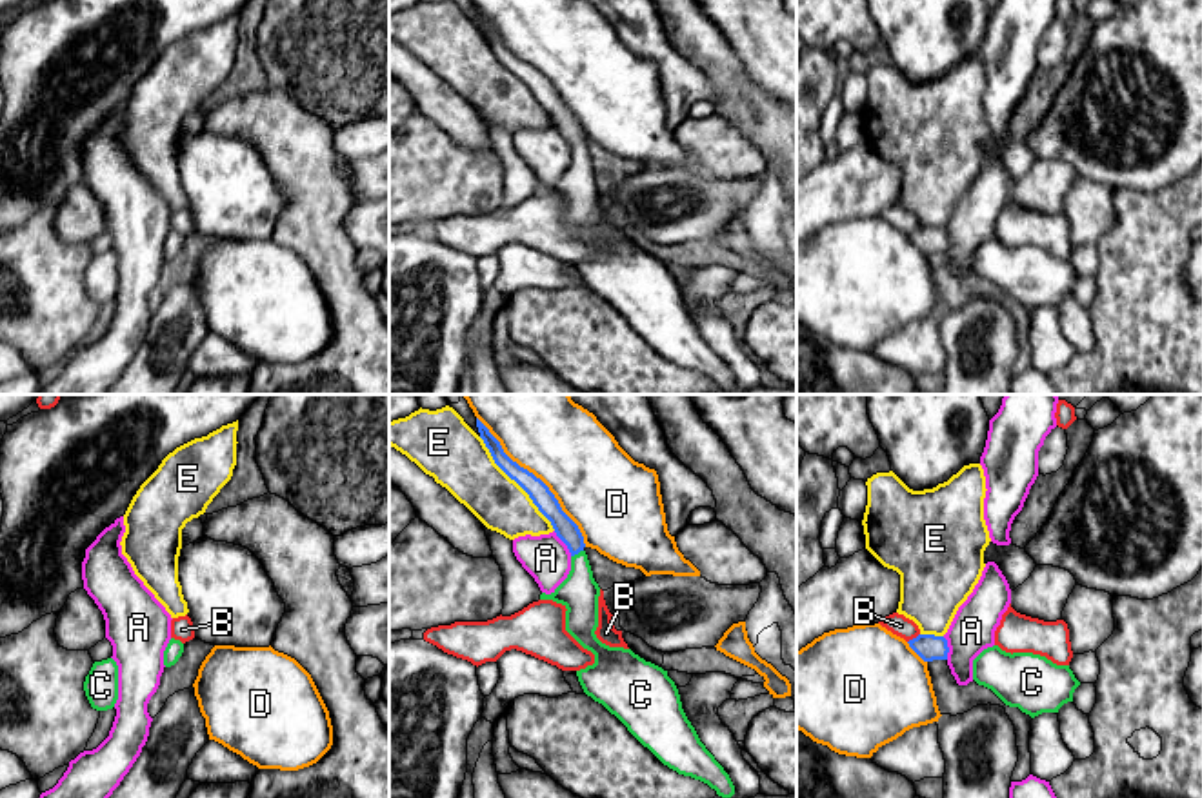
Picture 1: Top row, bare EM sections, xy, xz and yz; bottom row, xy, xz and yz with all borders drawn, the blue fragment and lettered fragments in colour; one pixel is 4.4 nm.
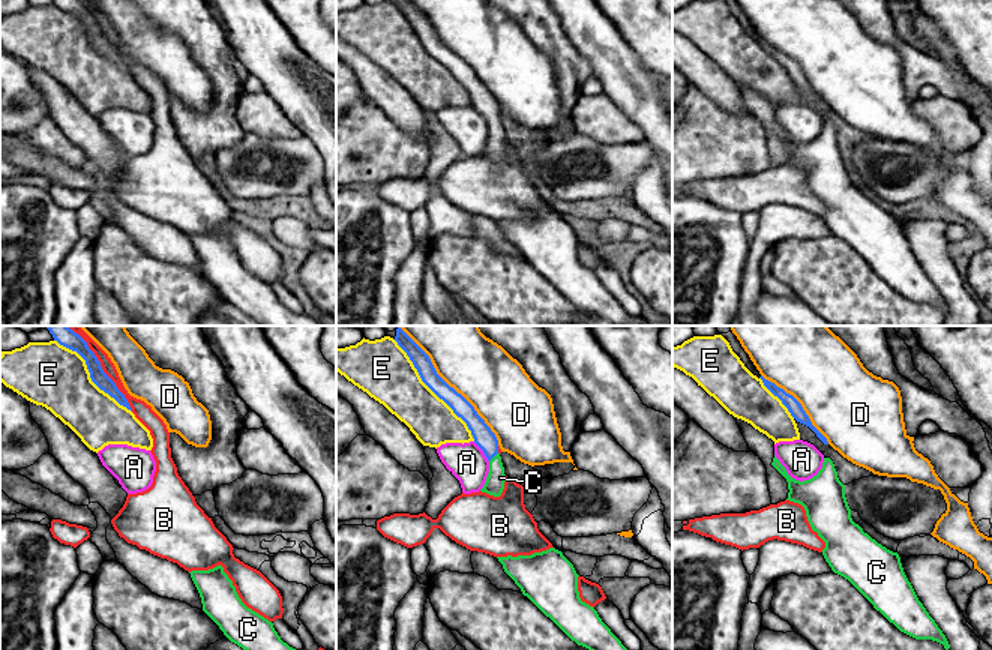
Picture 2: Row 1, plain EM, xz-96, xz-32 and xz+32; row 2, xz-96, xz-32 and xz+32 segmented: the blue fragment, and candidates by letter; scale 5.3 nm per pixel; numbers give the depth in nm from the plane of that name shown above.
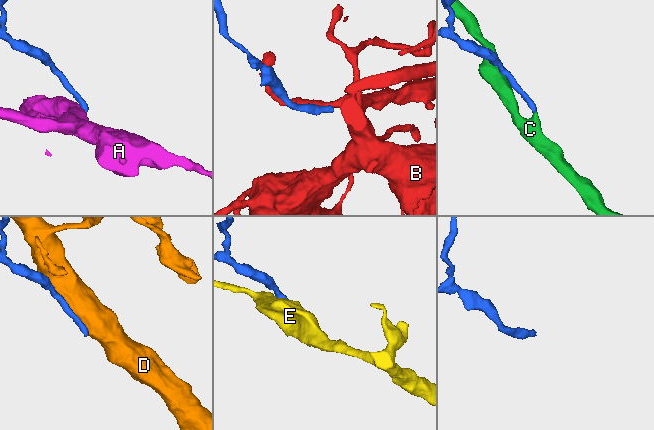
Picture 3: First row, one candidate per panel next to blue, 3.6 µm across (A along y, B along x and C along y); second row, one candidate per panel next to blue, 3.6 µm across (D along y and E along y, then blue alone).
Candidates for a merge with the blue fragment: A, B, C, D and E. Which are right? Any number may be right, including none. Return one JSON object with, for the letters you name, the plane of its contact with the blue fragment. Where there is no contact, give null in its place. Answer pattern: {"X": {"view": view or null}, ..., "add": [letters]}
{"C": {"view": "xz"}, "add": ["C"]}

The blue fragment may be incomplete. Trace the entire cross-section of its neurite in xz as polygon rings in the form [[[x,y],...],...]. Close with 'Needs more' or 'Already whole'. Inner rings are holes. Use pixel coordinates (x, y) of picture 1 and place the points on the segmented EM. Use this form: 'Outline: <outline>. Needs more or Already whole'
Outline: [[[478,418],[476,427],[495,464],[529,494],[571,553],[567,578],[551,594],[542,593],[540,600],[562,603],[567,609],[566,631],[595,654],[593,665],[576,671],[584,693],[615,714],[664,765],[707,783],[722,798],[731,798],[735,785],[700,742],[667,671],[631,649],[609,647],[596,638],[600,587],[593,578],[578,525],[540,478],[504,453]]]. Needs more

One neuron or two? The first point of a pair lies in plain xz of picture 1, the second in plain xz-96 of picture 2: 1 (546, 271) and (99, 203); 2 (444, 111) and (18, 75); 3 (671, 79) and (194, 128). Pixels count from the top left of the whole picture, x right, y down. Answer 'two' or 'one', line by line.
1: one
2: two
3: one

